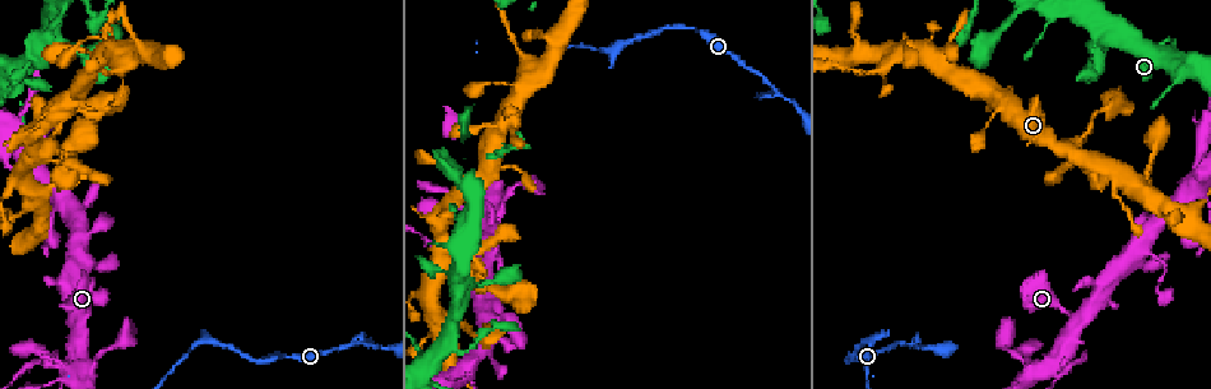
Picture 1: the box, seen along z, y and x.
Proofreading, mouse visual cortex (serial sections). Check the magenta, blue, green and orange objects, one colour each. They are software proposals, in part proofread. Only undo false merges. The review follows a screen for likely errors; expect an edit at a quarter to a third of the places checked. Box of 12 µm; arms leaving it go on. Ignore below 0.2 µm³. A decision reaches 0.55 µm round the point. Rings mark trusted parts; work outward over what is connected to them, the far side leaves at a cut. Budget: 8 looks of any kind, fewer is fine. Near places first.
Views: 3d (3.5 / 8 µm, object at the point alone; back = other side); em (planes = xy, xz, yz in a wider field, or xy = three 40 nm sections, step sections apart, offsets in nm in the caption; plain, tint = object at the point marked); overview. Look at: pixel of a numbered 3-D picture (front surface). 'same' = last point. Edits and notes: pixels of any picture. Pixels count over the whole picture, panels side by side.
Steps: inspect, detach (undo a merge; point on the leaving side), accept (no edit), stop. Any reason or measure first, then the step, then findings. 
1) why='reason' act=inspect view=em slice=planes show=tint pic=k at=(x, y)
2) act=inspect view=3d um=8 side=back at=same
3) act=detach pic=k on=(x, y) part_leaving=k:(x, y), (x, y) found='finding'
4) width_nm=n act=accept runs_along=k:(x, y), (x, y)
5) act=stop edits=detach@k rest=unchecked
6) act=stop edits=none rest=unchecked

why='small branch off a trunk' act=inspect view=3d um=3.5 pic=1 at=(424, 362)

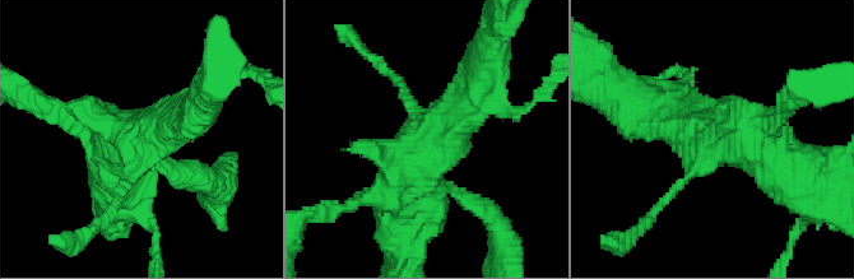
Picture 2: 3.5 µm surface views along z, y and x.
why='need the tissue' act=inspect view=em slice=planes show=tint pic=2 at=(137, 157)

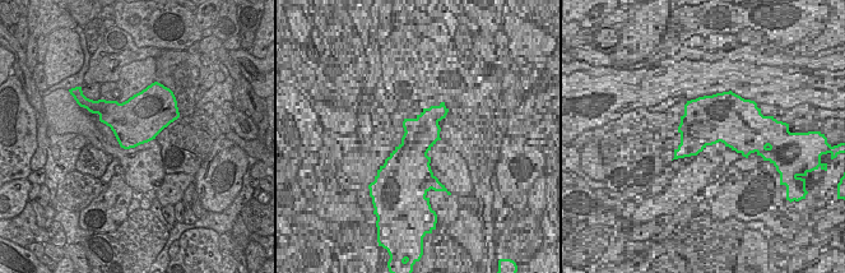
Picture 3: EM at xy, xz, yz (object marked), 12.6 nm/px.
act=accept found='all the same cell'

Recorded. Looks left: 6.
why='sudden change in width' act=inspect view=3d um=8 pic=1 at=(1091, 130)

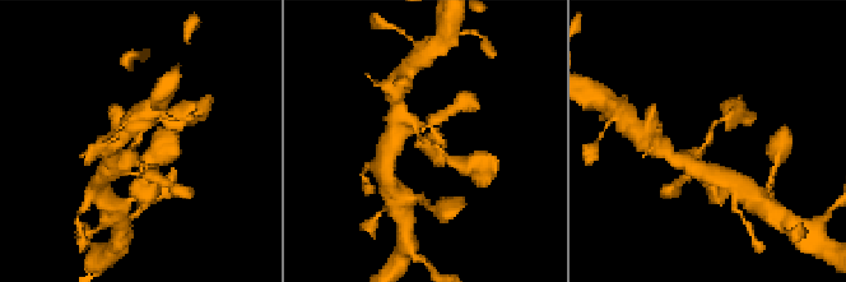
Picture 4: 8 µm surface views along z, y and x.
act=inspect view=3d um=3.5 pic=4 at=(139, 143)

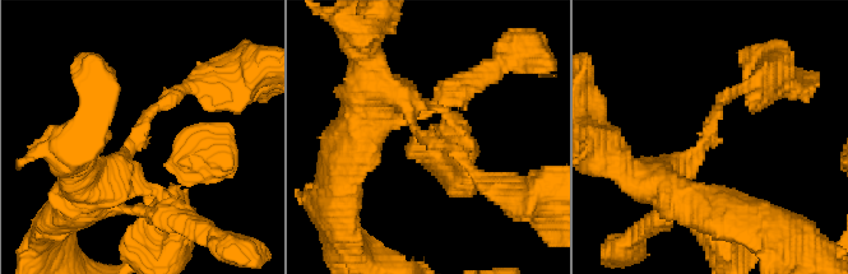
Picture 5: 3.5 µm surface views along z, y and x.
arm_widths_nm=150,450 why='need the tissue' act=inspect view=em slice=xy step=3 show=tint pic=5 at=(709, 138)

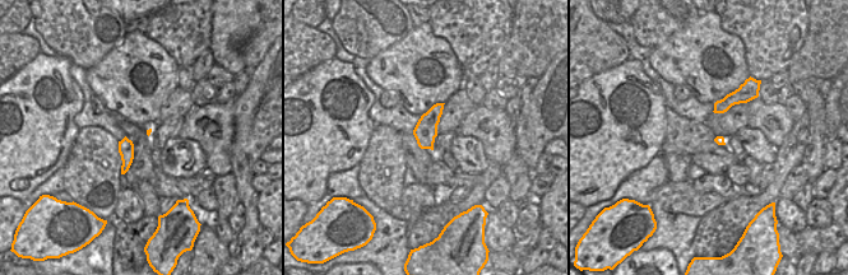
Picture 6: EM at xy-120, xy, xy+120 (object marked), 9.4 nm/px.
act=accept runs_along=5:(82, 184), (125, 172), (144, 121), (188, 89) found='one cell here'

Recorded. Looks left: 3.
why='abrupt turn' act=inspect view=3d um=3.5 pic=1 at=(69, 359)

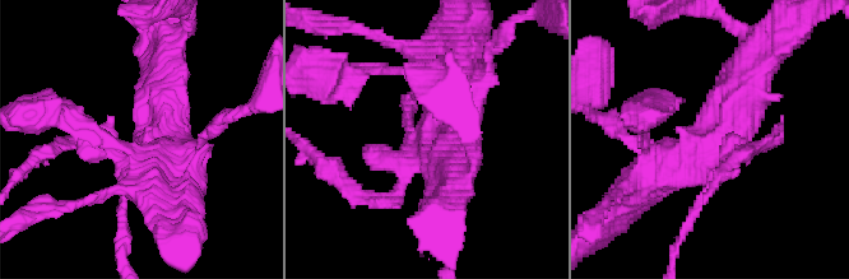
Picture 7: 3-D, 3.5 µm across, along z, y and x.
why='now the EM' act=inspect view=em slice=xy step=5 show=tint pic=7 at=(146, 140)

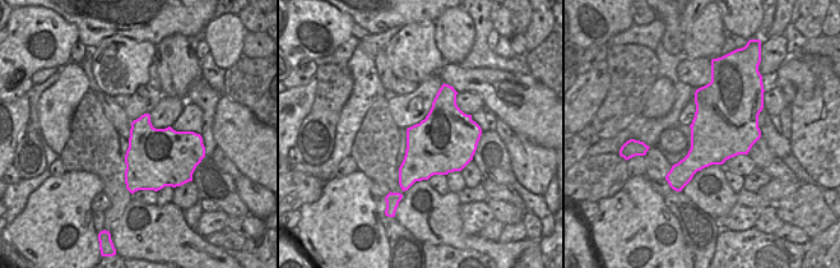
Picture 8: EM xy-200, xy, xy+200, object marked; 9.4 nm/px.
act=detach pic=7 on=(377, 164) part_leaving=7:(417, 162), (385, 200), (339, 175) found='two cells meet here'

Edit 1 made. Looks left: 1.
act=stop edits=detach@7 rest=unchecked

